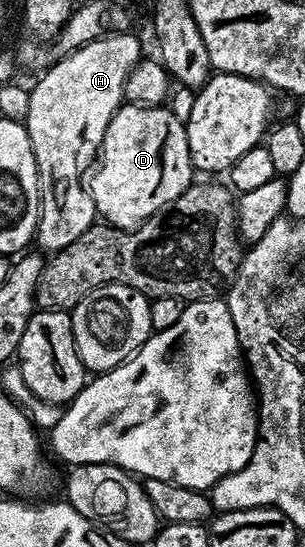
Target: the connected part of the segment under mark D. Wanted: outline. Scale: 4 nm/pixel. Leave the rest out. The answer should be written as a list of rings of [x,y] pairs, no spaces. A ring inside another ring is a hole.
[[[122,105],[111,117],[111,125],[107,125],[107,133],[99,148],[99,162],[92,175],[91,194],[97,206],[98,216],[111,227],[119,227],[122,231],[133,230],[143,220],[150,219],[159,209],[175,201],[175,197],[182,195],[194,182],[195,168],[187,145],[184,122],[174,117],[172,110],[165,105],[160,107]]]

